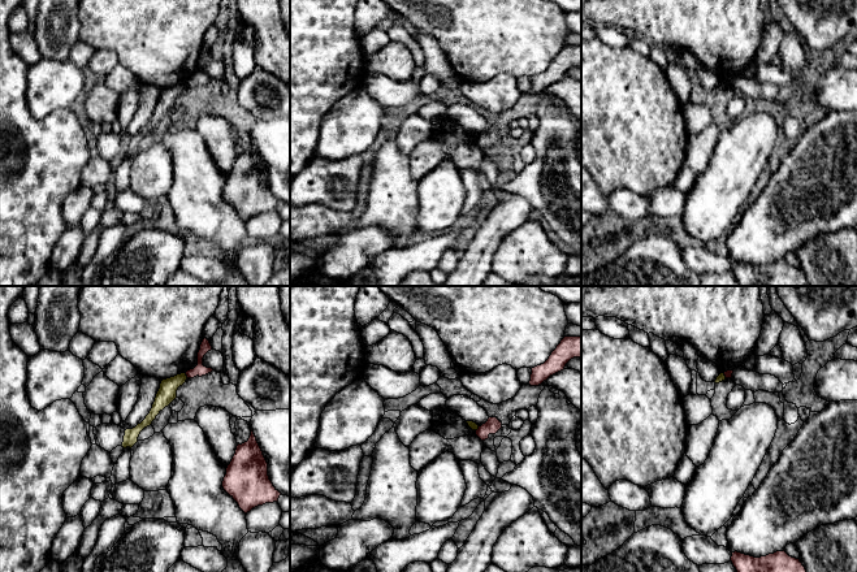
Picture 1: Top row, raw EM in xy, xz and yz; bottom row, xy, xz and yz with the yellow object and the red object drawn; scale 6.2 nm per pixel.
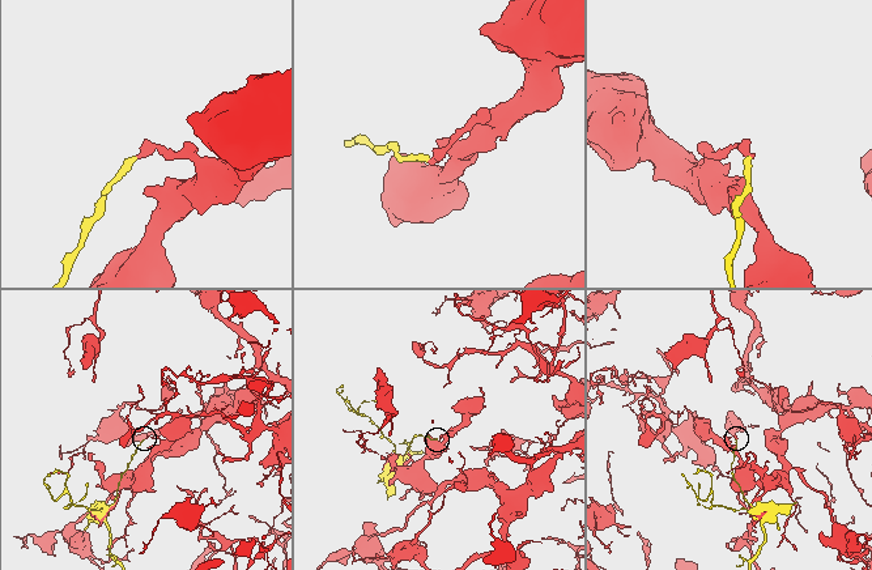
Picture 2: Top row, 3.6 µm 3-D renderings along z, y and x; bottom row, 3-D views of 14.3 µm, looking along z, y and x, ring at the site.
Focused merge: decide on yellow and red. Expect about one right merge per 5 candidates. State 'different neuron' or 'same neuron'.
different neuron

